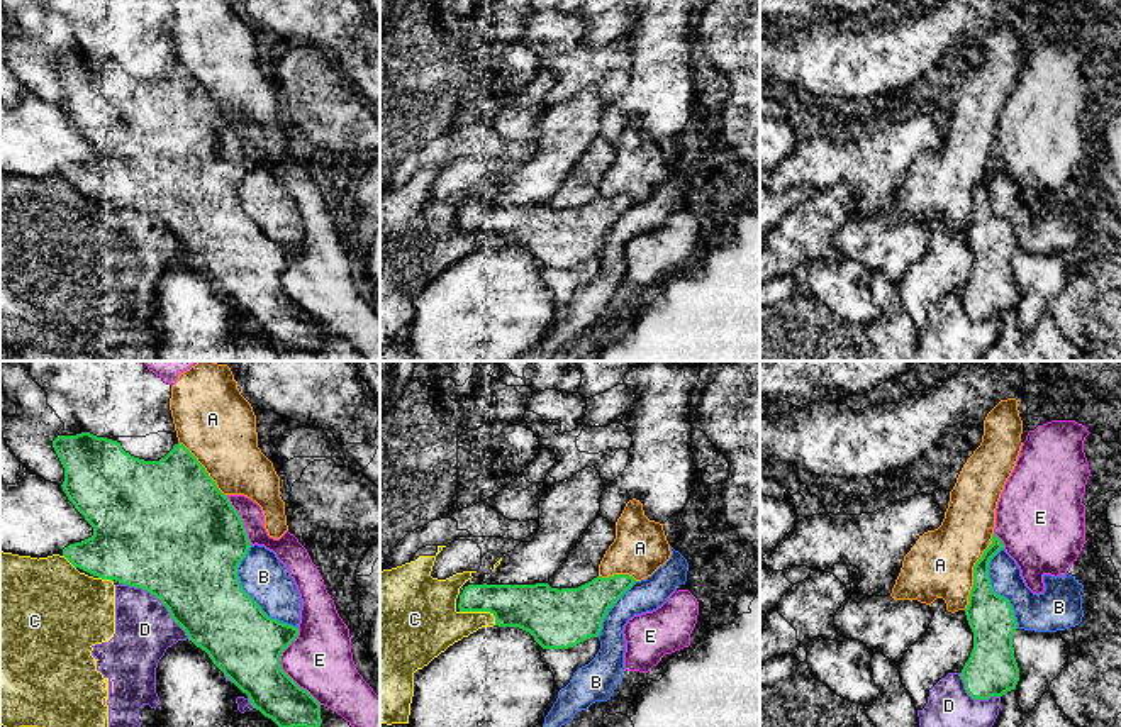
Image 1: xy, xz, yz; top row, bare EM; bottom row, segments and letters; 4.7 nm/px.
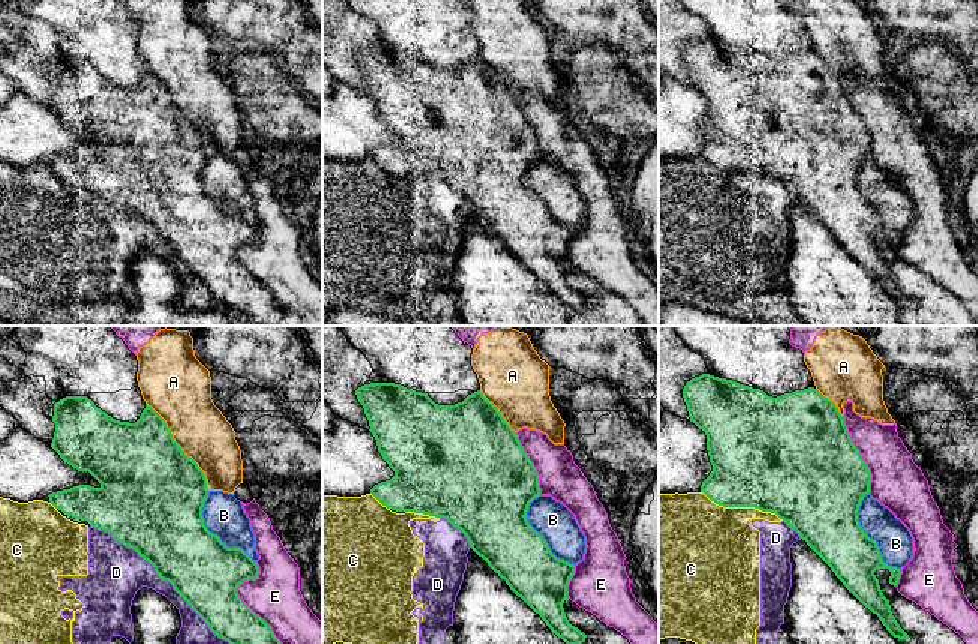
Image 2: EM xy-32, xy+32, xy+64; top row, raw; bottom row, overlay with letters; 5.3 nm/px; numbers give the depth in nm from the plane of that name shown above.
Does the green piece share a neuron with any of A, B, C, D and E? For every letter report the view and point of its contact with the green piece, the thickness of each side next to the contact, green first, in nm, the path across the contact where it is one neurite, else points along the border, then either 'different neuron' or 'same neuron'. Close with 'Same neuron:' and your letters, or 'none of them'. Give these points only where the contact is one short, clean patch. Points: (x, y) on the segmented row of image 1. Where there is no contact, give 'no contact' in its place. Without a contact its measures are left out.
A: meets green in yz at (974, 571); 220 nm thick on the green side, 320 nm on the other; different neuron
B: meets green in xy at (248, 595); 380 nm thick on the green side, 220 nm on the other; different neuron
C: meets green in xz at (480, 610); 220 nm thick on the green side, 280 nm on the other; different neuron
D: meets green in xy at (158, 597); 500 nm thick on the green side, 280 nm on the other; different neuron
E: meets green in xy at (280, 668); 340 nm thick on the green side, 300 nm on the other; different neuron
Same neuron: none of them

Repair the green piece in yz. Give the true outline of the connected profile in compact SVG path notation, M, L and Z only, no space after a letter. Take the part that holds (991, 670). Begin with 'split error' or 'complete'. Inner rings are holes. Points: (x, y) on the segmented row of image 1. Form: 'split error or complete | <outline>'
complete | M992 534L992 544L973 566L973 586L965 615L973 632L973 649L960 676L967 693L975 700L1002 696L1016 690L1019 668L1014 658L1012 635L1018 629L1014 610L1007 598L990 585L989 563L1004 549Z

